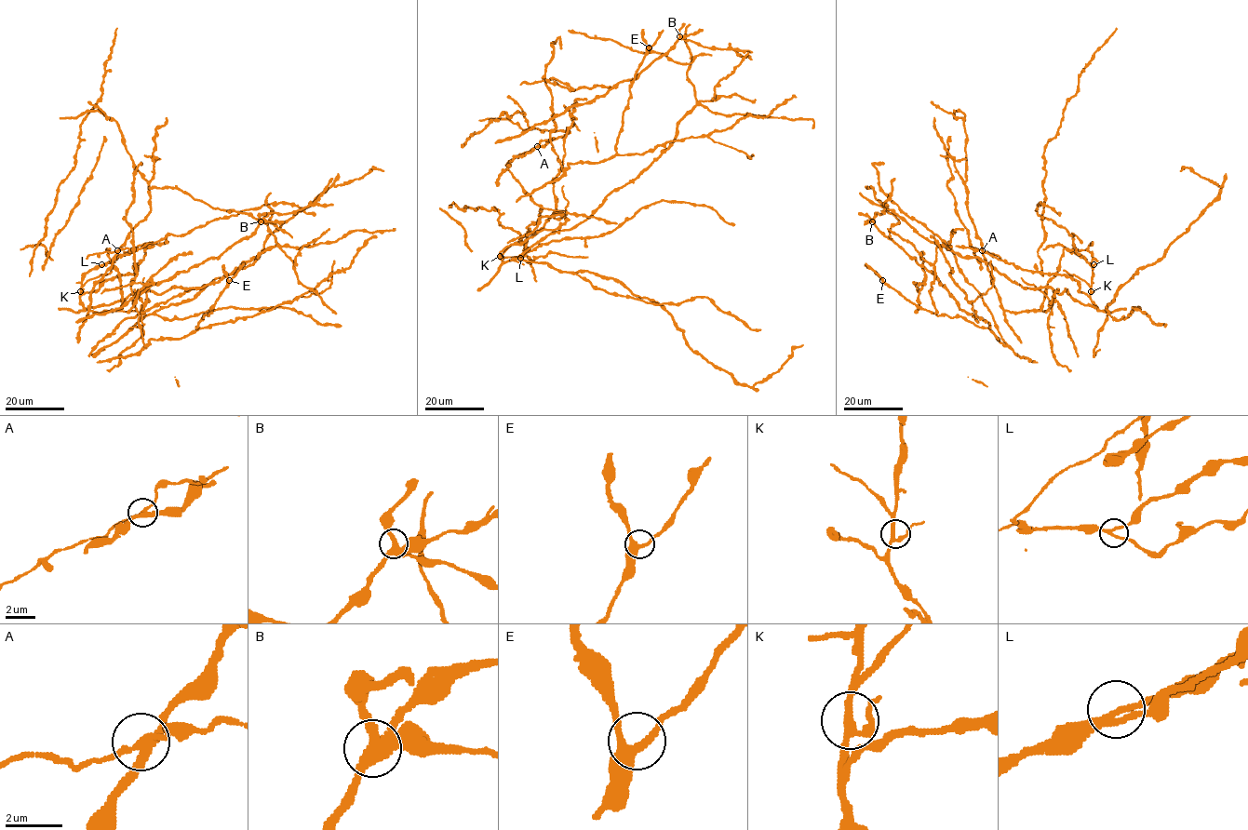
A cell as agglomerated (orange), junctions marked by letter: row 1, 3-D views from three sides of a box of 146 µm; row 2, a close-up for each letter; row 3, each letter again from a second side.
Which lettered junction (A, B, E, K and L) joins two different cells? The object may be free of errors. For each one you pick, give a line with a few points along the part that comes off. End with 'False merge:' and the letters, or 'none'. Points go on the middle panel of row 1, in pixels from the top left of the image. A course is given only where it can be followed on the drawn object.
A: Course of the part to remove: (537, 146), (519, 153), (504, 166)
False merge: A

